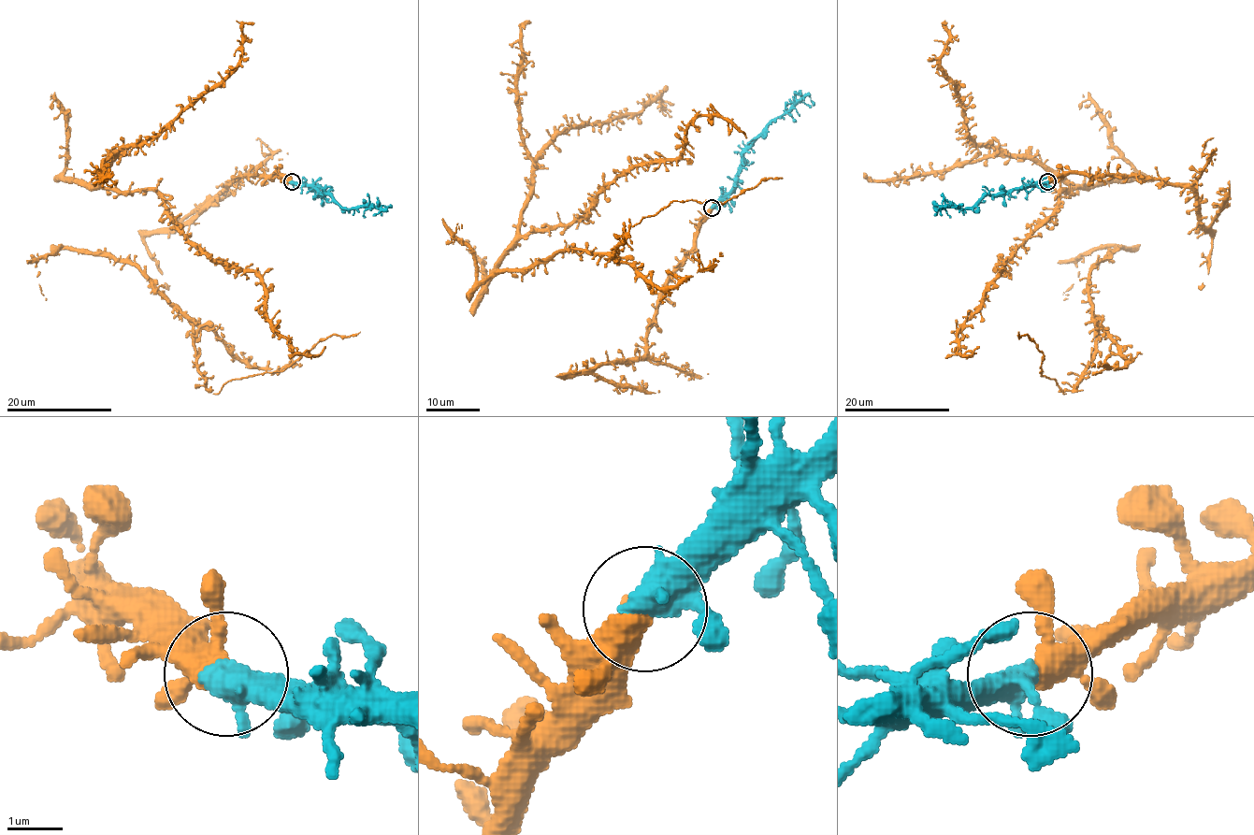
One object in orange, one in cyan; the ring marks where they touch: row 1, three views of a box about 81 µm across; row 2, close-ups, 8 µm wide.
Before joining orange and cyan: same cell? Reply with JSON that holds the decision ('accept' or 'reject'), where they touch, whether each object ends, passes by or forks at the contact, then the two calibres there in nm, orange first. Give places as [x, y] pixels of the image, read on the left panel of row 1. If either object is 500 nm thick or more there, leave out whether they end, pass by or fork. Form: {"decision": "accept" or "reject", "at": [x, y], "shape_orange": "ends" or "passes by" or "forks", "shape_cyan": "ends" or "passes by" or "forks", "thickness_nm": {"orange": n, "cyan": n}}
{"decision": "accept", "at": [292, 181], "shape_orange": "forks", "shape_cyan": "passes by", "thickness_nm": {"orange": 320, "cyan": 420}}

